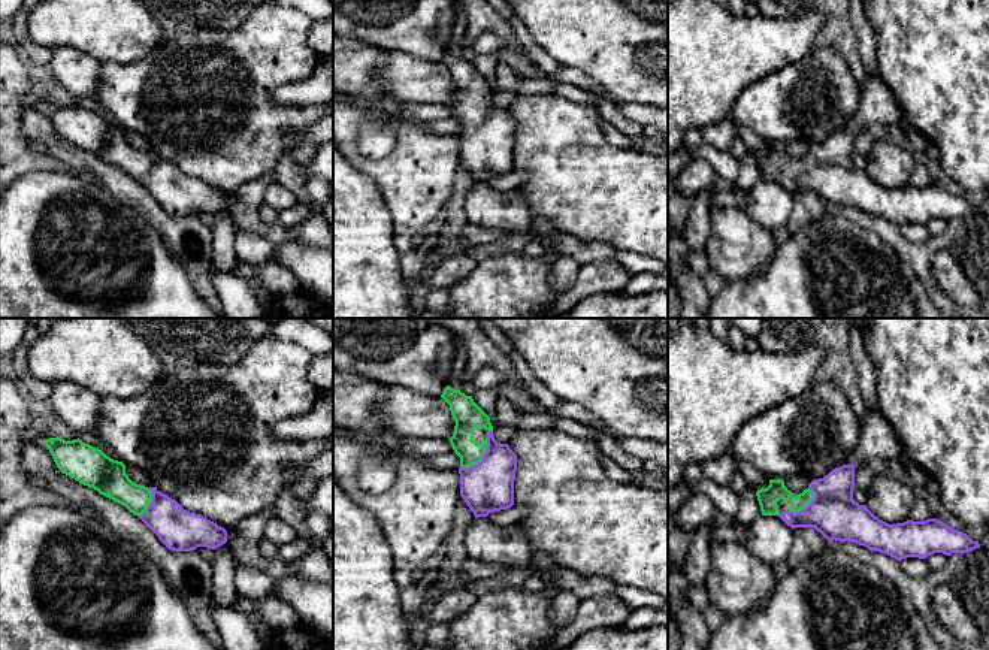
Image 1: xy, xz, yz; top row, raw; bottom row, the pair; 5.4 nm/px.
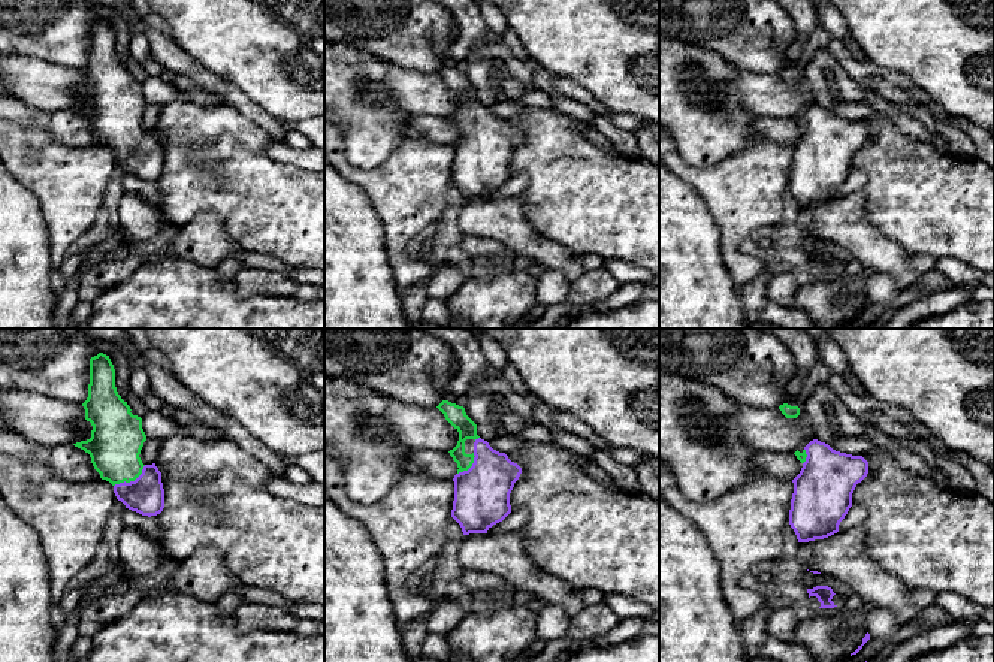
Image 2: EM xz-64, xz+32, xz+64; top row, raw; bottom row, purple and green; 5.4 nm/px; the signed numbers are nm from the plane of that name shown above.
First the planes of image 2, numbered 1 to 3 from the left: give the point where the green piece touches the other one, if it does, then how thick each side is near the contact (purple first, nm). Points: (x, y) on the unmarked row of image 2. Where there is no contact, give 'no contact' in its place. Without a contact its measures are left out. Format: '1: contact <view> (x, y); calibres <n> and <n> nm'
1: contact xz-64 (130, 147); calibres 200 and 280 nm
2: contact xz+32 (471, 132); calibres 300 and 100 nm
3: contact xz+64 (807, 121); calibres 320 and 50 nm

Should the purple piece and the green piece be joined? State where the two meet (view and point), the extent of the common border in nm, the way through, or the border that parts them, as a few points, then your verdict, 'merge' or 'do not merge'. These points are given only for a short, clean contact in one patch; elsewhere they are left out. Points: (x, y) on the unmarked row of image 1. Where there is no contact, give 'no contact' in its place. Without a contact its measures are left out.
xz (481, 124) | 220 nm | across xz (487, 151), (487, 135), (481, 124), (466, 109), (468, 81) | merge

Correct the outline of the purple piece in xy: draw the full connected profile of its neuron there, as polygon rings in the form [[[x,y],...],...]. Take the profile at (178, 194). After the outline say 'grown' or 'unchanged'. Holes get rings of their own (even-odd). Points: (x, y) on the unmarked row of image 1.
[[[49,103],[43,108],[57,133],[93,152],[100,160],[124,170],[137,181],[158,205],[173,217],[194,217],[197,212],[218,214],[227,208],[227,196],[206,182],[184,175],[175,164],[133,148],[125,130],[79,103],[64,106]]]; grown

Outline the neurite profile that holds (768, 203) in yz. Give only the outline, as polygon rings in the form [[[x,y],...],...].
[[[760,181],[747,193],[744,209],[754,223],[780,235],[793,212],[793,194],[778,181]]]

